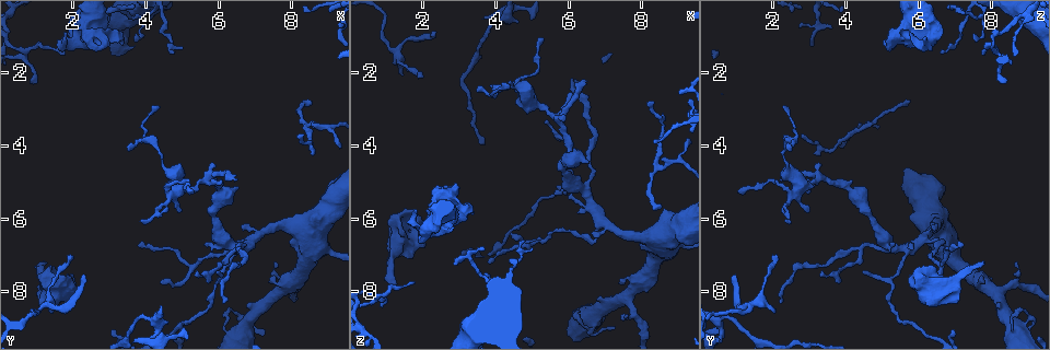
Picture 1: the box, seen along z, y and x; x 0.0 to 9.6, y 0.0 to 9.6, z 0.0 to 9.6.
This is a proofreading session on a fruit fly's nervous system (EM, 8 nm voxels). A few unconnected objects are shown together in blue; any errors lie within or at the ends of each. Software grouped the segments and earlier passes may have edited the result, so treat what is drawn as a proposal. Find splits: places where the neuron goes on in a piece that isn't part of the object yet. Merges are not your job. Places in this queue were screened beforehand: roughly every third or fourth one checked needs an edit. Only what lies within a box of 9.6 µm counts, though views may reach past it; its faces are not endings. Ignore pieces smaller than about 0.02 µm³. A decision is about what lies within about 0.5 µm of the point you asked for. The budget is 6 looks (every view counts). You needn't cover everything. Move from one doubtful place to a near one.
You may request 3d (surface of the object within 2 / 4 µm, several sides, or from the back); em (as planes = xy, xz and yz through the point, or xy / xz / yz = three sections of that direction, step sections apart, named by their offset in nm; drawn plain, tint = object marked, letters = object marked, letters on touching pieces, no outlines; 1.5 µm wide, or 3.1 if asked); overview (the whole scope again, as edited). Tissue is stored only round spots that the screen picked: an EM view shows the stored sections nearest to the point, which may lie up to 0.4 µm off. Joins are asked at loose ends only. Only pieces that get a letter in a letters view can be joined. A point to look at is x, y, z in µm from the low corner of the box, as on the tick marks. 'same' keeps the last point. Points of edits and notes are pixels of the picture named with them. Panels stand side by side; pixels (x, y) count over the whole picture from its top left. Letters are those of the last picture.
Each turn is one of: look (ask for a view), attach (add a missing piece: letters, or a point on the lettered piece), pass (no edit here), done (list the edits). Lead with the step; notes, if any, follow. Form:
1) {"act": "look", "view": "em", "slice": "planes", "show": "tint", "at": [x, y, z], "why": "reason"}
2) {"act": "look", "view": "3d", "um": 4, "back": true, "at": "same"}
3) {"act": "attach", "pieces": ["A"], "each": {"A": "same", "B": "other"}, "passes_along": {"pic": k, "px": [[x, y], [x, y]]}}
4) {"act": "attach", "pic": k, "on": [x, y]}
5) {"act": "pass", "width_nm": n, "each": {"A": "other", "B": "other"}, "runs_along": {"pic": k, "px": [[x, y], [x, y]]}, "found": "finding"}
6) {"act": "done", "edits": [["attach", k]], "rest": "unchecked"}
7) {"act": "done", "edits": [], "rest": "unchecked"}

{"act": "look", "view": "em", "slice": "planes", "show": "letters", "at": [2.35, 7.55, 1.00], "why": "tapers out"}

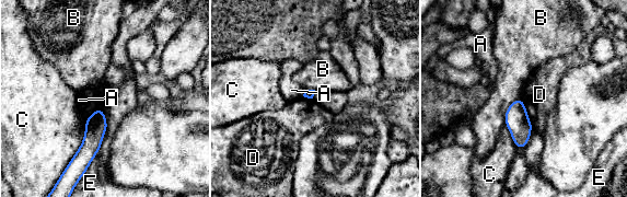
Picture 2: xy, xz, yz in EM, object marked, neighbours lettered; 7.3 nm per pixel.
{"act": "pass", "each": {"A": "other", "B": "other", "C": "other", "D": "other", "E": "other"}, "border": {"pic": 2, "px": [[521, 97], [526, 116], [533, 127]]}, "found": "no lettered piece goes on from it"}

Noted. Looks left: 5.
{"act": "look", "view": "em", "slice": "xz", "step": 4, "show": "letters", "at": [1.10, 7.15, 7.80], "why": "branch stops here"}

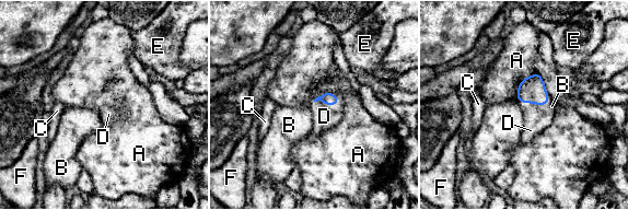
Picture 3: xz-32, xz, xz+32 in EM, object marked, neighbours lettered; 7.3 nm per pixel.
{"act": "attach", "pieces": ["D"], "each": {"A": "other", "B": "other", "C": "other", "D": "same", "E": "other", "F": "other"}, "passes_along": {"pic": 3, "px": [[532, 89], [532, 103], [536, 119]]}, "found": "the neuron continues"}

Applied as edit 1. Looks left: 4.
{"act": "look", "view": "3d", "um": 4, "at": [1.80, 0.95, 5.80], "why": "an open end"}

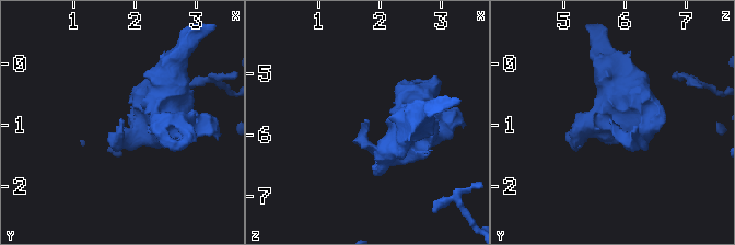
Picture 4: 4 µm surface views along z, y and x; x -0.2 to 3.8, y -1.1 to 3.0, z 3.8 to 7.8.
{"act": "look", "view": "em", "slice": "planes", "show": "letters", "at": [1.85, 0.95, 5.75]}

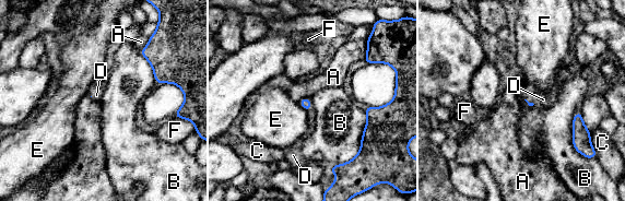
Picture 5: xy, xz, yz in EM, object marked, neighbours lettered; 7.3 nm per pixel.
{"act": "attach", "pieces": ["D"], "each": {"A": "other", "B": "other", "C": "other", "D": "same", "E": "other", "F": "other"}, "found": "it goes on there"}

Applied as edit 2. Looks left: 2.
{"act": "done", "edits": [["attach", 3], ["attach", 5]], "rest": "unchecked"}

